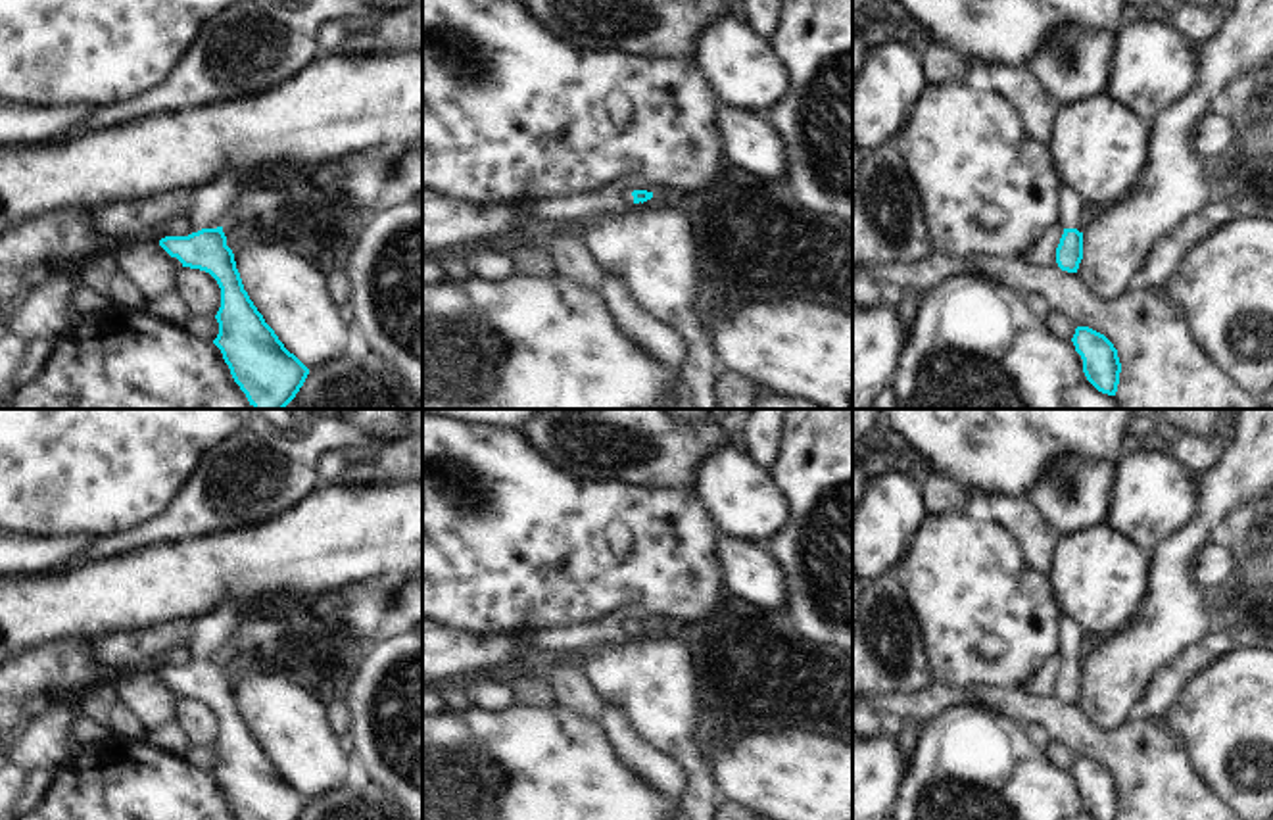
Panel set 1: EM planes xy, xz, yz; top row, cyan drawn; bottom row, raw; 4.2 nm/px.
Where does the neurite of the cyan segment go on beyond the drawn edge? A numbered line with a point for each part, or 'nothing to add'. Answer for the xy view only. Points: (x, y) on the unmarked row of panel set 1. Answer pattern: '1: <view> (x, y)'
1: xy (210, 632)

